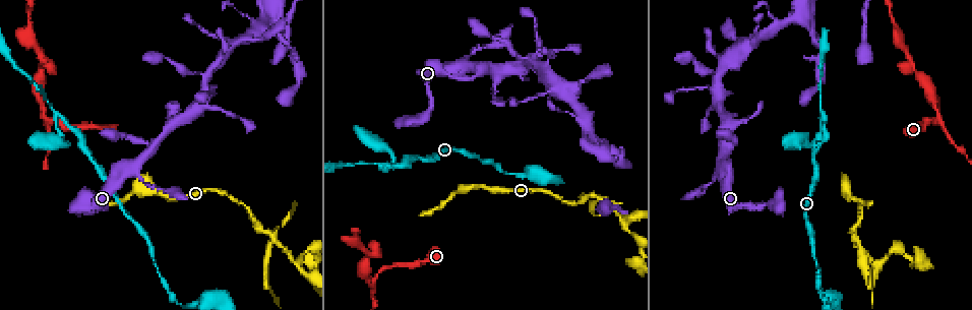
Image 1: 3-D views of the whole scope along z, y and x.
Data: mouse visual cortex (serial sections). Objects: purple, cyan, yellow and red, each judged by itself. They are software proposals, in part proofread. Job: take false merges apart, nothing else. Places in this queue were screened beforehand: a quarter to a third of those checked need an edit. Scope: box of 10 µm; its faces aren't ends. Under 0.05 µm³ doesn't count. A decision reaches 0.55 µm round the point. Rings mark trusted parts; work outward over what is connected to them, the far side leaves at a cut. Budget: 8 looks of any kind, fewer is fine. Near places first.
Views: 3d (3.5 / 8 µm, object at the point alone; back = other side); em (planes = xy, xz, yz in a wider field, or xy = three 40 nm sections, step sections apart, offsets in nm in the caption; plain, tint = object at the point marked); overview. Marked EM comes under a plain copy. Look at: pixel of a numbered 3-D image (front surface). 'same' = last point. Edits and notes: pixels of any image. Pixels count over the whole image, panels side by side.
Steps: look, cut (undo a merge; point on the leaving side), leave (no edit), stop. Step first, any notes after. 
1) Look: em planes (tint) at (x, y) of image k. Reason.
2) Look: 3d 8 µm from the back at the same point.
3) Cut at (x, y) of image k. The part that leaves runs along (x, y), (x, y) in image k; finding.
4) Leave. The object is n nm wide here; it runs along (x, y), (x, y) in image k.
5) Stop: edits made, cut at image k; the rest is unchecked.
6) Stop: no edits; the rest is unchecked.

Look: 3d 8 µm at (936, 119) of image 1. Three-way junction.

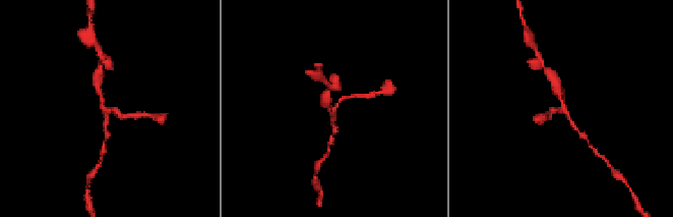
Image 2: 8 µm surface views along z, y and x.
Look: em xy step 5 (tint) at the same point. 3 arms meet here; the arms are 150, 150, 200 nm wide; need the tissue.

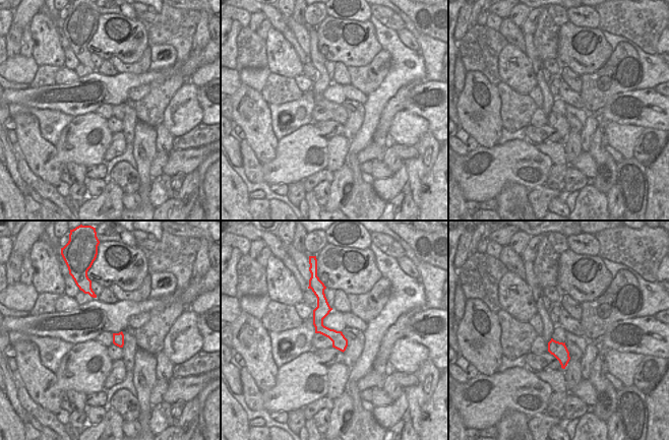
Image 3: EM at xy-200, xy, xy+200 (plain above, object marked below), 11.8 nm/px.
Leave. It runs along (318, 294), (319, 324), (343, 348) in image 3; continuous, no second cell.

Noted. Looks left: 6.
Look: 3d 8 µm at (368, 252) of image 1. A narrow waist.

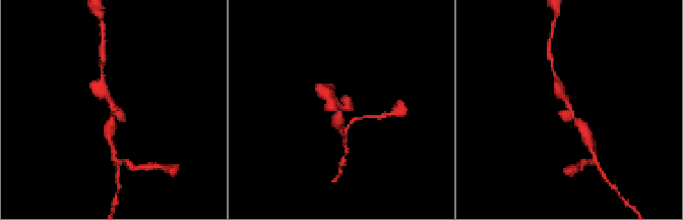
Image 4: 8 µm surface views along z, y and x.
Look: em xy step 5 (tint) at the same point. Need the tissue.

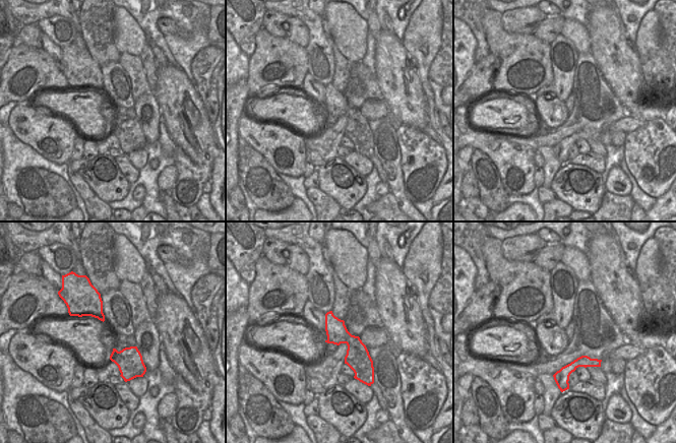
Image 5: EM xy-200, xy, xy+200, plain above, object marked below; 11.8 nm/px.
Leave. It runs along (582, 127), (572, 115), (557, 80) in image 4; continuous, no second cell.

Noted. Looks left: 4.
Look: 3d 8 µm at (823, 116) of image 1. Two arms at a narrow angle.

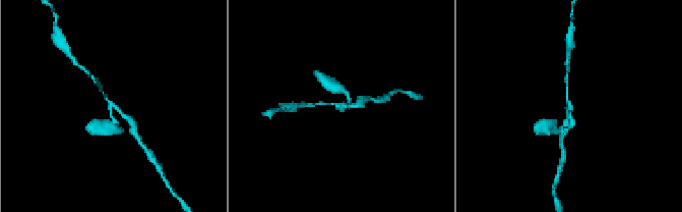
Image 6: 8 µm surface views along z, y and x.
Look: 3d 3.5 µm at the same point. Closer look.

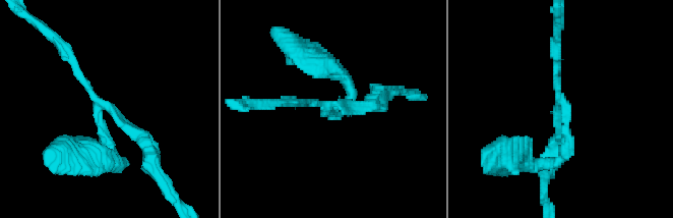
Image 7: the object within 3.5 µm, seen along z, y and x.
Look: em xy step 1 (tint) at (104, 107) of image 7. 3 arms meet here; the arms are 150, 200, 200 nm wide; now the EM.

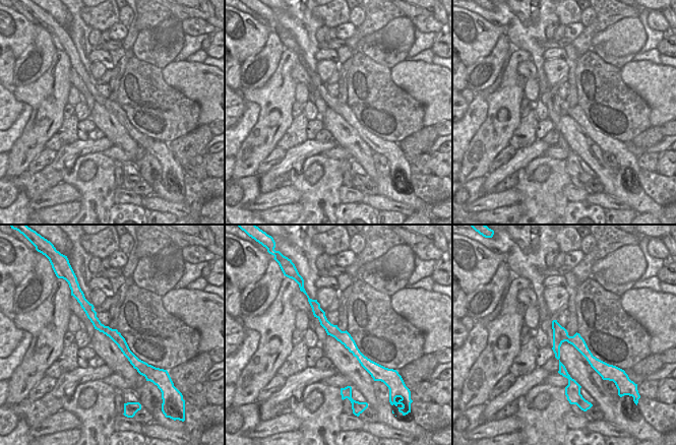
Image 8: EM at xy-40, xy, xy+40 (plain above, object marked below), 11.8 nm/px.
Cut at (317, 74) of image 7. The part that leaves runs along (99, 121), (124, 162), (99, 156) in image 7; a second cell is stuck on.

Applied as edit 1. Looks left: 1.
Stop: edits made, cut at image 7; the rest is unchecked.

